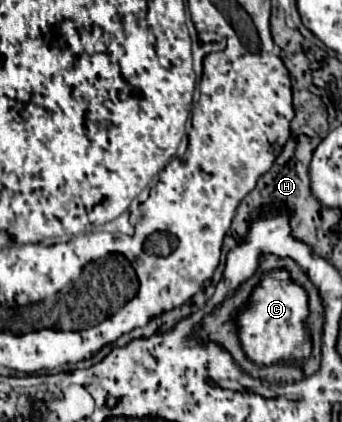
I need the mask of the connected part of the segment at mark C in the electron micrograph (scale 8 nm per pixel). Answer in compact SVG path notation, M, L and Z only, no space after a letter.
M285 270L269 272L253 290L251 306L235 314L239 326L239 340L247 356L257 364L275 362L303 362L311 354L311 340L307 340L303 320L307 318L307 294L301 286L293 284Z

